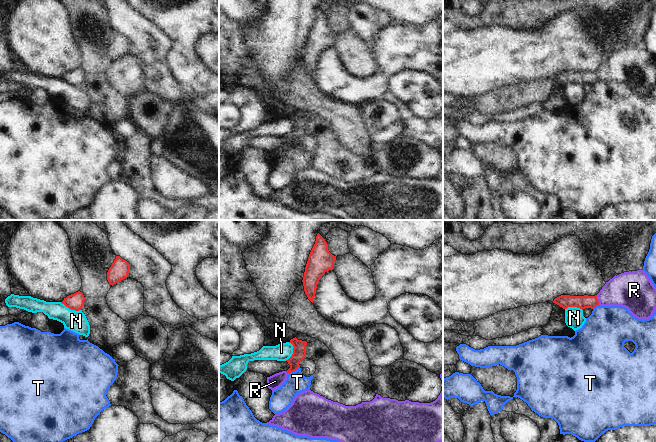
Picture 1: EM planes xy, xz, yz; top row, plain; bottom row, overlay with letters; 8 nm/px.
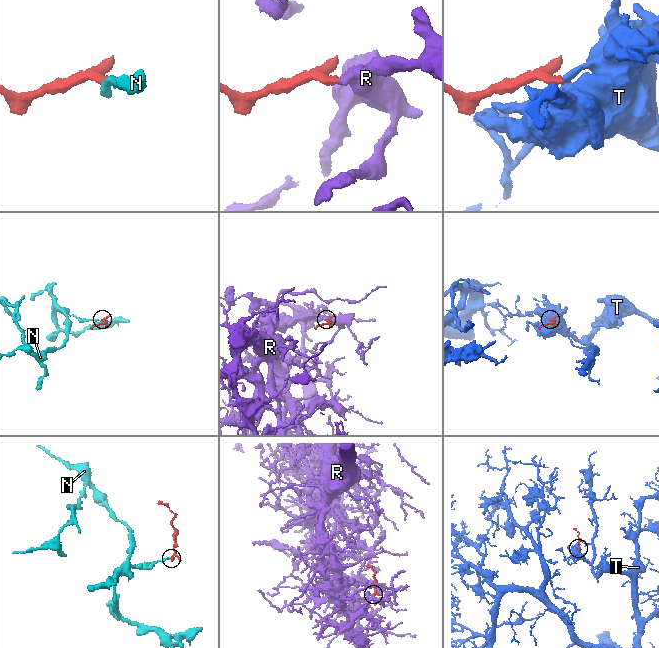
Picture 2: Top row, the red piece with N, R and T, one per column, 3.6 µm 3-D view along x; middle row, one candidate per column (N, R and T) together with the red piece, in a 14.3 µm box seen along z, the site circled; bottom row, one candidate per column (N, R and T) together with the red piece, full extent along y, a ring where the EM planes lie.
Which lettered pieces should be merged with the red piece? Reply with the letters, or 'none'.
R

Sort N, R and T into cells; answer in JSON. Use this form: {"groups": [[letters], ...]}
{"groups": [["N"], ["R"], ["T"]]}

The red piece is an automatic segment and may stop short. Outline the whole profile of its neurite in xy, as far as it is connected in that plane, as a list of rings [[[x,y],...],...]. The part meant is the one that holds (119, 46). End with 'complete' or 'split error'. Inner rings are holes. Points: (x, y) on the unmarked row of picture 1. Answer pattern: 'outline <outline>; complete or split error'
outline [[[116,32],[116,35],[107,48],[107,56],[109,60],[113,62],[119,57],[127,54],[129,46],[130,40],[120,32]]]; complete

